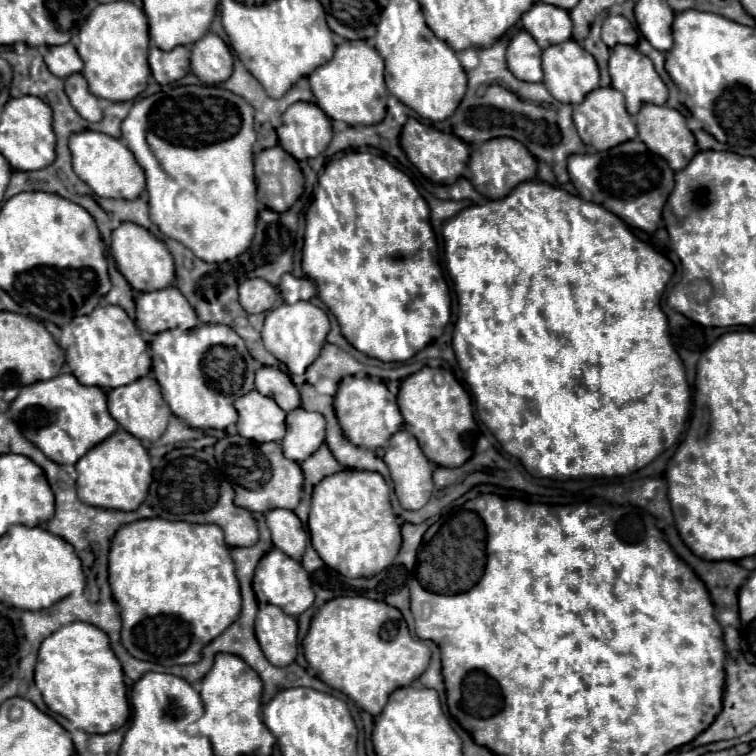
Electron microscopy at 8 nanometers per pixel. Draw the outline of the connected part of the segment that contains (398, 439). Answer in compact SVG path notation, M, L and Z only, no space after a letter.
M406 430L396 432L390 438L390 448L384 454L384 462L390 470L390 478L394 482L394 492L398 496L400 506L406 510L420 510L430 500L434 484L432 484L432 464L422 454L416 438Z

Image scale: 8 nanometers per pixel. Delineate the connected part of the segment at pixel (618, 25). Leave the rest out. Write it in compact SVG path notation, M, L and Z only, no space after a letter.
M608 16L602 24L602 42L608 48L614 48L618 44L634 46L638 42L638 32L624 16Z

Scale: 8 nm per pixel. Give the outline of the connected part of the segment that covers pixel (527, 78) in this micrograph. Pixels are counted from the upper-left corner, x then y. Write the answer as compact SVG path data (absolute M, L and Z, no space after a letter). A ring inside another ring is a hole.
M520 30L506 50L508 70L524 82L542 82L542 68L540 68L540 54L536 40L526 32Z

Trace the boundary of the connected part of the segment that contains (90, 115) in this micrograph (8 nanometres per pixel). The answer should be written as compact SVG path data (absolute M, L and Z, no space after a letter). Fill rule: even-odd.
M72 74L66 78L66 94L74 110L88 122L98 122L102 118L102 110L98 106L98 98L90 94L88 82L82 74Z

